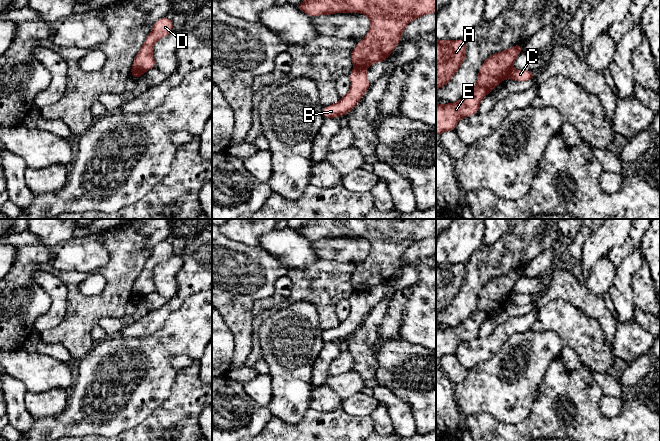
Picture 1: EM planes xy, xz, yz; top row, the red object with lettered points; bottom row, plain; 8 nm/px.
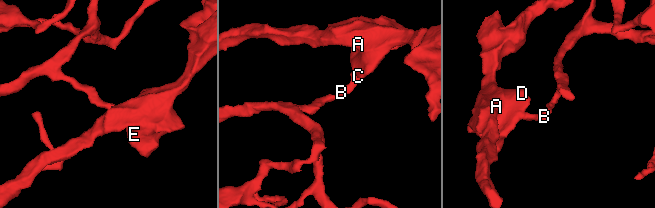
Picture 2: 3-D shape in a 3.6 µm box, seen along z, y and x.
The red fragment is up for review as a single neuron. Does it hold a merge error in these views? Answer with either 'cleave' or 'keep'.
cleave

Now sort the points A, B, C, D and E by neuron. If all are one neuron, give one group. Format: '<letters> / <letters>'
A D E / B C

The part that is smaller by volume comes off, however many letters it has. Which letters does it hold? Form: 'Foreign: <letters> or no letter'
Foreign: B, C

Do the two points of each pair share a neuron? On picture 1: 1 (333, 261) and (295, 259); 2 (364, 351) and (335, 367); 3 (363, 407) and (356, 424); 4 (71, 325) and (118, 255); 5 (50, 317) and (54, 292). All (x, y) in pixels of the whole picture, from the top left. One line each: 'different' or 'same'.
1: different
2: different
3: different
4: same
5: same

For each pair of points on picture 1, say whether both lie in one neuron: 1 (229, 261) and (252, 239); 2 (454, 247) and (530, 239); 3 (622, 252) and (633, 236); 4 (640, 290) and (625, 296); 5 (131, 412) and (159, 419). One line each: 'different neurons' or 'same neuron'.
1: different neurons
2: different neurons
3: same neuron
4: different neurons
5: different neurons

